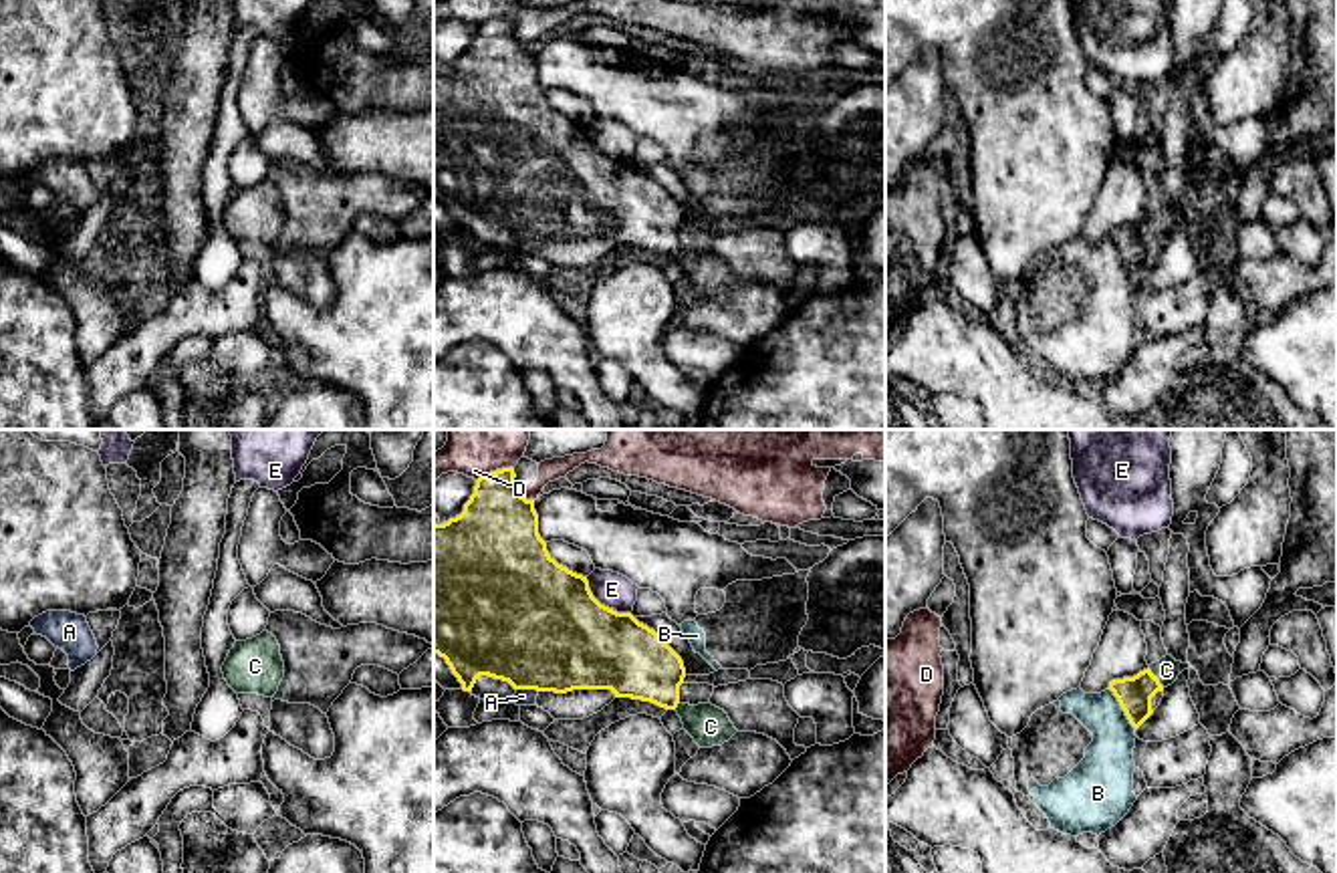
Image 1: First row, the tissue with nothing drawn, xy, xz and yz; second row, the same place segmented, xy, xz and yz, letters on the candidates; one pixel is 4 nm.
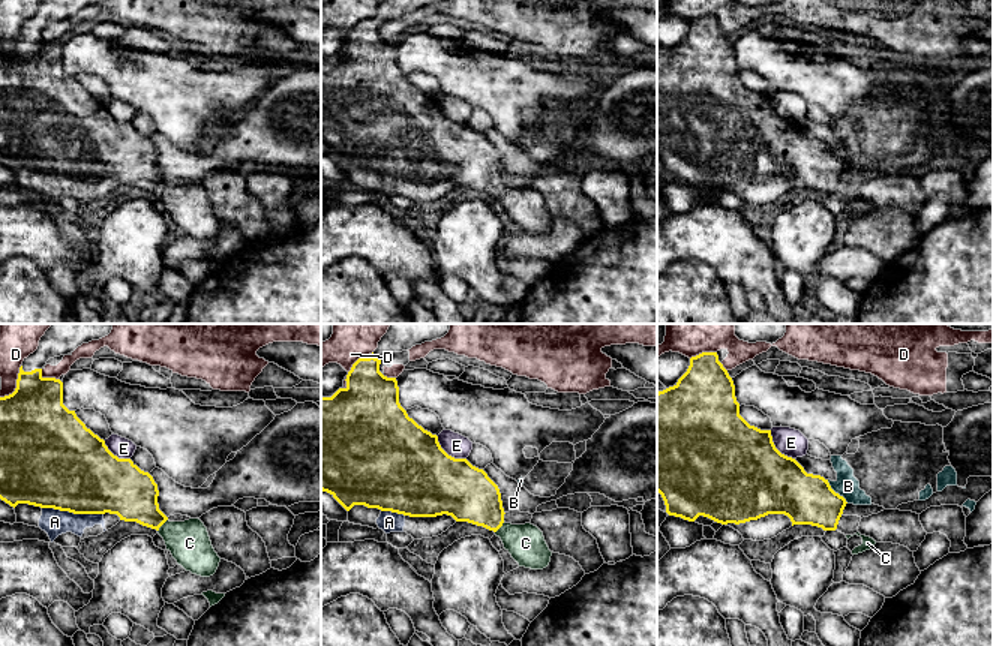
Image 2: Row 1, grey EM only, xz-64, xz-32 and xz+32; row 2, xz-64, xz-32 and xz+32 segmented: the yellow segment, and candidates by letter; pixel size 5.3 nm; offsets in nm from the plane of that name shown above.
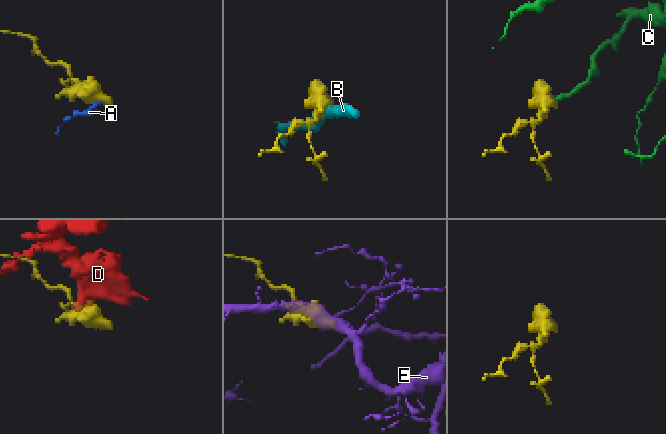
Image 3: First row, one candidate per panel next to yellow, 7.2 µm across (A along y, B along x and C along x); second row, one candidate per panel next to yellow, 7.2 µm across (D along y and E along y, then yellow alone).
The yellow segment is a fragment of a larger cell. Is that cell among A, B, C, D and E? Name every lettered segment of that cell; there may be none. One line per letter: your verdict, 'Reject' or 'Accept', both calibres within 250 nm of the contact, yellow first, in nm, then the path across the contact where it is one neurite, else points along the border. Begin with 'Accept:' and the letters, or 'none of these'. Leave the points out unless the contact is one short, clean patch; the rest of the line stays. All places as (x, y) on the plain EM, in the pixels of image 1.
Accept: A, C
A: Accept. Thickness 500 nm (yellow) against 60 nm. Path across: xz (539, 176), (527, 236), (523, 244)
B: Reject. Thickness 140 nm (yellow) against 220 nm
C: Accept. Thickness 140 nm (yellow) against 100 nm. Path across: yz (1134, 242), (1156, 226), (1166, 218)
D: Reject. Thickness 320 nm (yellow) against 110 nm
E: Reject. Thickness 460 nm (yellow) against 140 nm

